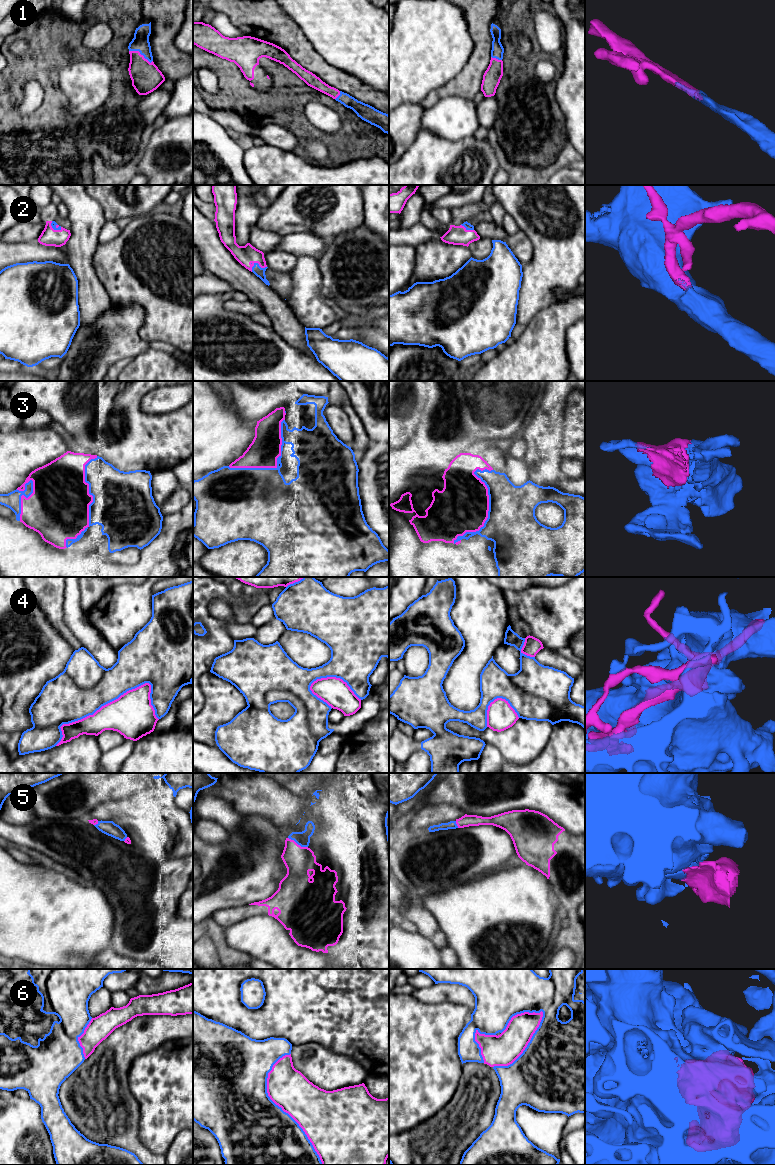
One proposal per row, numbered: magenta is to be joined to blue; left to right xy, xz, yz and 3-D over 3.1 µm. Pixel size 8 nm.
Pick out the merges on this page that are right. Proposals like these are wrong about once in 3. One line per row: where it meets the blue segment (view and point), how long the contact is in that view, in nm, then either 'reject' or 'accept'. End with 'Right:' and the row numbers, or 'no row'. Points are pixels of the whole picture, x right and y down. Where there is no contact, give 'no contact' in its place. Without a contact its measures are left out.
1: xy (141, 54) | 220 nm | accept
2: xz (258, 264) | 140 nm | accept
3: yz (489, 506) | 700 nm | accept
4: xy (96, 710) | 900 nm | reject
5: xz (298, 844) | 180 nm | reject
6: xz (281, 1109) | 950 nm | accept
Right: 1, 2, 3, 6

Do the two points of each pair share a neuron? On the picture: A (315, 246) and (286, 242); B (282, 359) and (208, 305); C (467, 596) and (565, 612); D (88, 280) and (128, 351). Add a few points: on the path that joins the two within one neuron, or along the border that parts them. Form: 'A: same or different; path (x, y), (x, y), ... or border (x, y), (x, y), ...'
A: same; path (308, 244), (293, 243)
B: same; path (271, 339), (261, 337), (243, 322), (229, 317)
C: different; border (503, 592), (508, 605)
D: different; border (110, 301), (109, 308), (91, 329)

